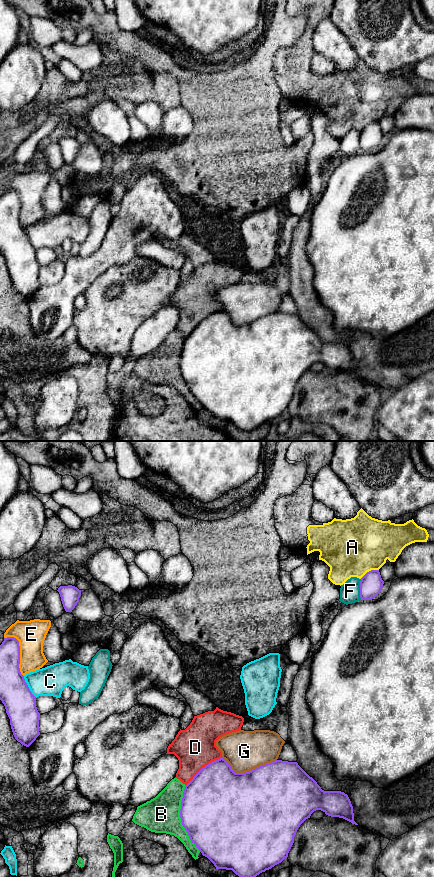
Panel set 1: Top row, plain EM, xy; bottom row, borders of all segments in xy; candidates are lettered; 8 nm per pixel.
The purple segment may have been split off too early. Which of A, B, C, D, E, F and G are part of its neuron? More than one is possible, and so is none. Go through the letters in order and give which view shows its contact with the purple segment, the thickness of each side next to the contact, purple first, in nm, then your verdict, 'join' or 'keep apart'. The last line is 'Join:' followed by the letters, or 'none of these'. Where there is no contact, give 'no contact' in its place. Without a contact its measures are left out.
A: meets purple in xy; 180 nm thick on the purple side, 460 nm on the other; keep apart
B: meets purple in xy; 480 nm thick on the purple side, 300 nm on the other; keep apart
C: meets purple in xy; 260 nm thick on the purple side, 240 nm on the other; keep apart
D: meets purple in xy; 480 nm thick on the purple side, 340 nm on the other; keep apart
E: meets purple in xy; 200 nm thick on the purple side, 220 nm on the other; keep apart
F: meets purple in xy; 180 nm thick on the purple side, 160 nm on the other; keep apart
G: meets purple in xy; 500 nm thick on the purple side, 320 nm on the other; keep apart
Join: none of these

